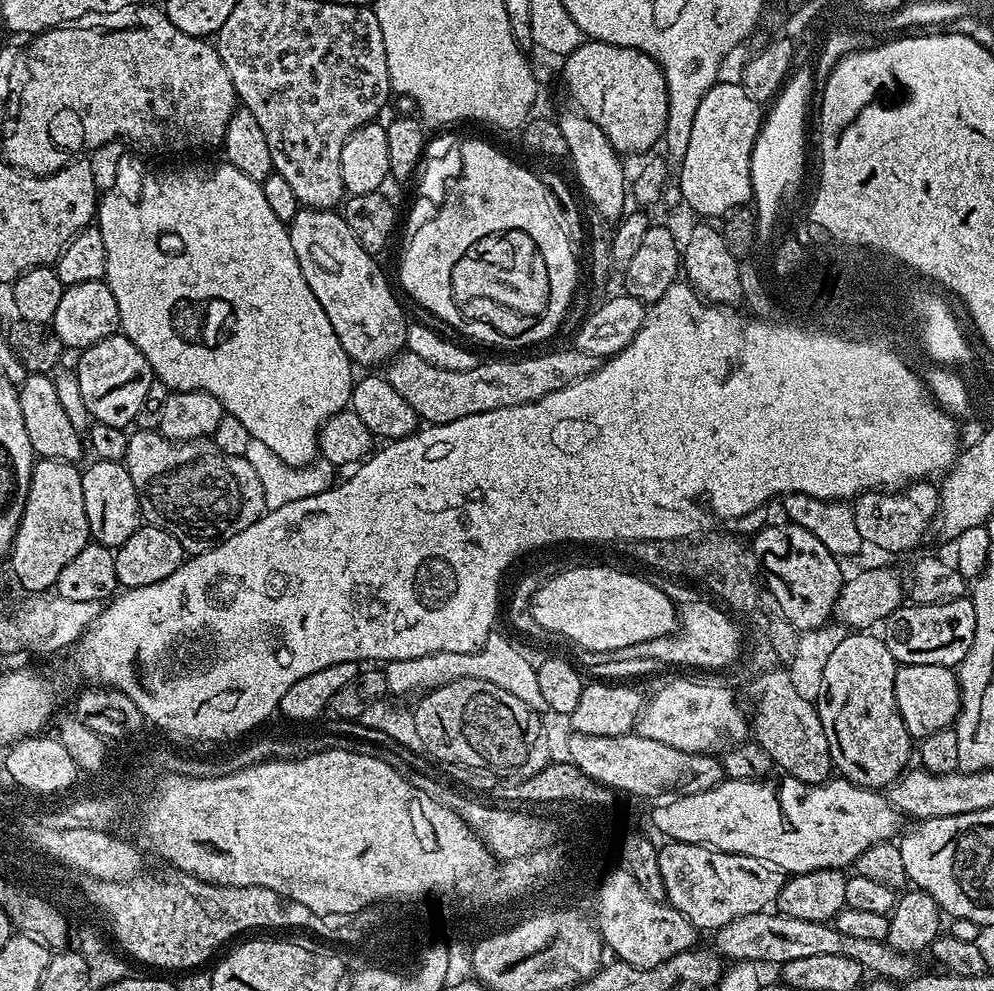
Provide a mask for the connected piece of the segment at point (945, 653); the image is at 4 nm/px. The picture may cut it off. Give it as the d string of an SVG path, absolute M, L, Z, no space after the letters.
M971 599L945 604L905 603L895 608L883 621L882 639L897 665L921 664L955 669L966 658L970 642L974 642L974 606Z

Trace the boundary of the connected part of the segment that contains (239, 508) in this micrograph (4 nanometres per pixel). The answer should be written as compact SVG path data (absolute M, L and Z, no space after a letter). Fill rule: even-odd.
M133 431L128 438L126 446L126 454L122 461L126 471L130 474L130 482L134 482L134 490L138 494L138 506L140 507L140 515L147 523L153 524L155 528L165 528L170 534L174 534L174 538L178 538L178 542L184 547L185 553L195 554L205 552L214 546L218 546L222 542L226 542L226 538L234 538L234 534L238 534L242 530L246 530L246 526L250 526L254 521L259 520L264 515L266 509L263 502L262 482L259 476L254 472L254 467L250 466L246 456L227 456L218 452L214 445L204 440L191 440L188 444L177 444L174 440L168 440L161 436L159 431Z

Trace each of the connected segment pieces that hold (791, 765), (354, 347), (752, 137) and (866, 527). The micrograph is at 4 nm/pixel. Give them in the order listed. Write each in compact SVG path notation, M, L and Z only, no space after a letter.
M776 669L756 676L750 683L750 696L756 703L754 716L750 718L750 732L753 741L769 754L773 765L796 781L807 784L823 784L831 777L834 770L830 758L829 746L826 743L825 732L822 730L821 720L818 718L815 703L802 698L794 688L787 671Z
M301 207L286 227L298 266L302 266L302 278L314 290L314 298L322 302L322 310L326 310L326 318L330 318L330 326L334 326L334 334L353 365L384 366L405 351L409 321L404 320L404 308L376 265L377 257L358 246L358 238L346 226L343 215L326 208Z
M718 82L698 102L698 114L694 114L694 126L690 130L690 146L686 146L684 161L678 166L680 200L688 203L700 218L723 218L730 210L745 207L752 200L752 151L762 127L762 106L738 82L724 83Z
M916 482L907 492L908 500L903 500L900 494L889 494L884 490L862 492L855 497L851 505L854 526L858 526L858 534L862 534L865 545L873 544L884 552L904 552L923 538L928 523L937 519L940 510L937 485L932 482Z

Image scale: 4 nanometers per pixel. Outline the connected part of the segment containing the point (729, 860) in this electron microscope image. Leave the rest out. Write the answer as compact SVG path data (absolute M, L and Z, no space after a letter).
M675 842L665 843L665 848L661 847L656 854L656 871L660 874L660 881L664 884L664 895L667 903L673 908L677 908L697 930L709 928L715 930L724 924L729 924L734 918L745 916L746 914L754 914L755 912L765 911L769 906L775 905L776 895L782 890L786 876L785 873L775 869L770 864L764 863L763 860L758 858L750 858L743 854L734 854L733 852L716 852L713 848L703 848L701 844L677 844Z

